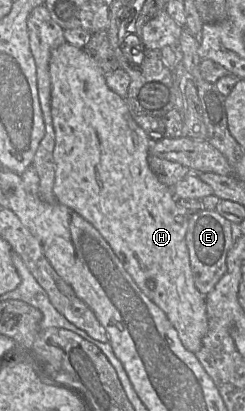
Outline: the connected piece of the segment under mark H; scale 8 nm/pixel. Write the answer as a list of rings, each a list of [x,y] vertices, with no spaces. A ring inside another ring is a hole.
[[[64,42],[59,47],[55,48],[51,52],[49,60],[49,74],[51,82],[51,114],[55,131],[55,147],[53,150],[55,179],[53,193],[56,201],[78,213],[99,231],[141,291],[166,314],[169,321],[177,330],[183,346],[188,351],[196,354],[200,350],[202,340],[208,331],[208,319],[206,311],[206,295],[201,294],[194,284],[194,278],[190,267],[189,250],[186,243],[189,218],[195,211],[181,207],[173,196],[172,188],[160,183],[155,174],[151,171],[148,164],[151,143],[147,134],[135,122],[125,98],[120,97],[108,88],[106,84],[106,75],[84,49],[77,48],[67,42]]]

